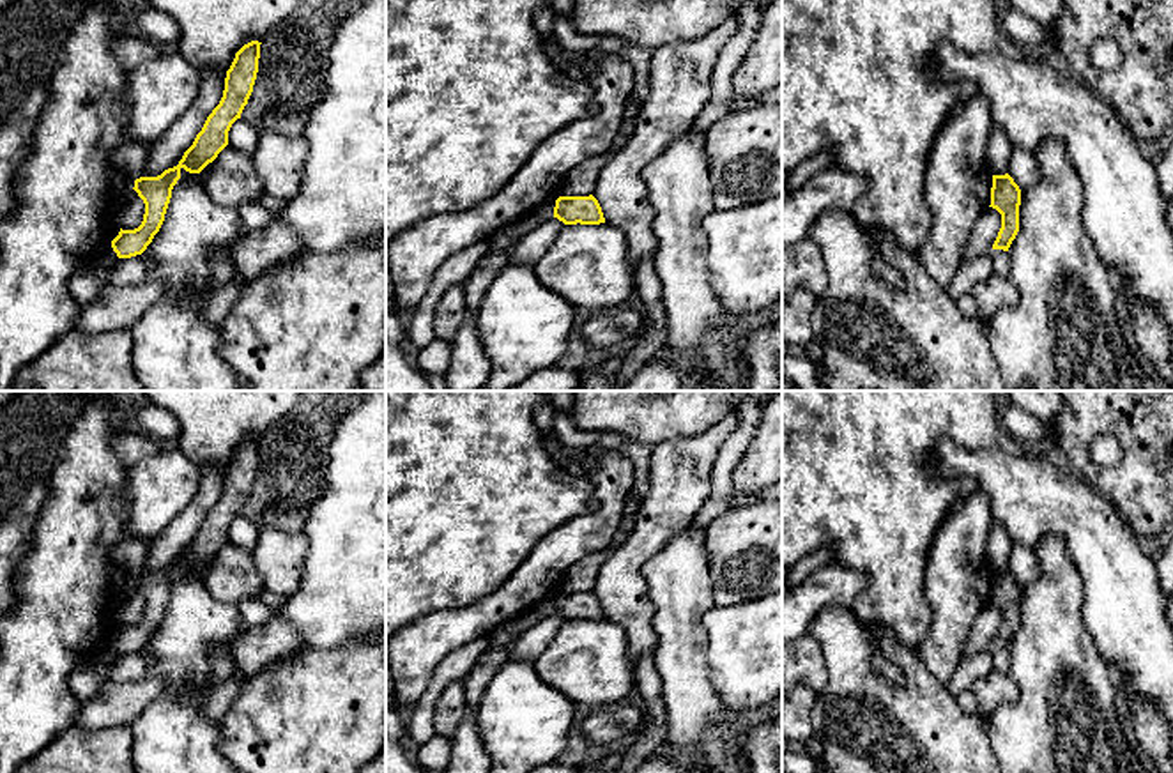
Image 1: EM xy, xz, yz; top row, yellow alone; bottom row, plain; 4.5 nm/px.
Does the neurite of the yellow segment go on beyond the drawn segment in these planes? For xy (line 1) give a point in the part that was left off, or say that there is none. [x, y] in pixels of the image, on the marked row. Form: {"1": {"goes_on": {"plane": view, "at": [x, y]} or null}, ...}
{"1": {"goes_on": null}}

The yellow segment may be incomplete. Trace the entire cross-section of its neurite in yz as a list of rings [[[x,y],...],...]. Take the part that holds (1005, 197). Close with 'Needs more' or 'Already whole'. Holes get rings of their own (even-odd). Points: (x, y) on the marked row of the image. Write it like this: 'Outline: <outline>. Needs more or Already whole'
Outline: [[[993,175],[991,205],[1001,214],[1001,228],[993,244],[993,249],[1008,251],[1012,241],[1019,232],[1019,205],[1021,189],[1014,179],[1005,175]]]. Already whole

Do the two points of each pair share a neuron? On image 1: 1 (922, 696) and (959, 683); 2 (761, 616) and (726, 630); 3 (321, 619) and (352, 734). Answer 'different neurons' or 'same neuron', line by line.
1: different neurons
2: same neuron
3: different neurons

